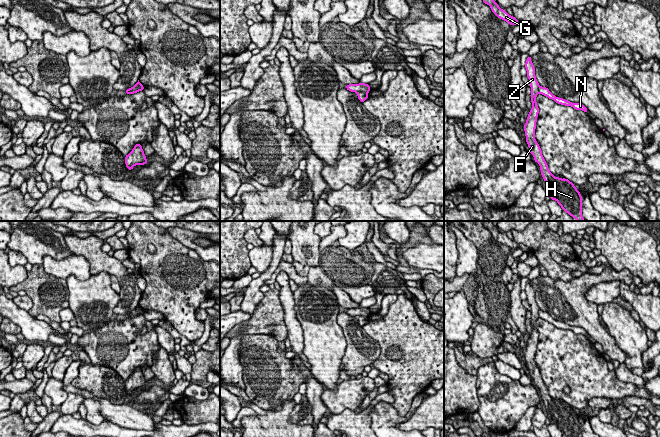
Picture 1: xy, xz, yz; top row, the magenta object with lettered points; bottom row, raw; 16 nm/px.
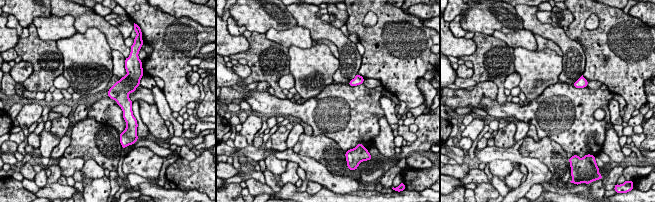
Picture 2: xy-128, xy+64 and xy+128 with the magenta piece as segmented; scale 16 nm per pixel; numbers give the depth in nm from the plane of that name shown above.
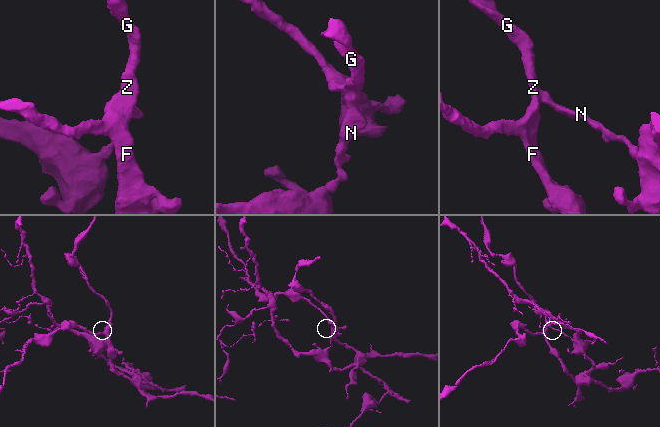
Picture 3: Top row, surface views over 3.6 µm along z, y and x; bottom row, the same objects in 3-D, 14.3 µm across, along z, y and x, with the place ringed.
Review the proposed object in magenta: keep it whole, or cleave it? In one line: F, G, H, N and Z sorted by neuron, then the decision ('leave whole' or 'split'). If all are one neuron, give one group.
F G H Z / N; split

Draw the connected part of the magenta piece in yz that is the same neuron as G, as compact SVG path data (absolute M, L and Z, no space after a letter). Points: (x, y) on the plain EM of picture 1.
M483 221L483 226L490 230L492 236L500 243L506 245L509 249L518 248L518 243L509 239L506 234L500 233L497 226L494 226L492 221Z

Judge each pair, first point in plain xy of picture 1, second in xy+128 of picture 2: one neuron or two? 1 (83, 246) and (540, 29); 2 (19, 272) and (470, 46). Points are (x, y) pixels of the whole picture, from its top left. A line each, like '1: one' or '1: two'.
1: one
2: one

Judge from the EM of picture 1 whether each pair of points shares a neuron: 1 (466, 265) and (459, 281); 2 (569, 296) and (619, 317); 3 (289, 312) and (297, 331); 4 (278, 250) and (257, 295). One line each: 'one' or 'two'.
1: two
2: two
3: one
4: one

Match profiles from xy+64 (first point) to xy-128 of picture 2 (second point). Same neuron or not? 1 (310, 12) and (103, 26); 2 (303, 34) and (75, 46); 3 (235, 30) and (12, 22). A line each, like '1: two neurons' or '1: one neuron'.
1: one neuron
2: two neurons
3: one neuron

